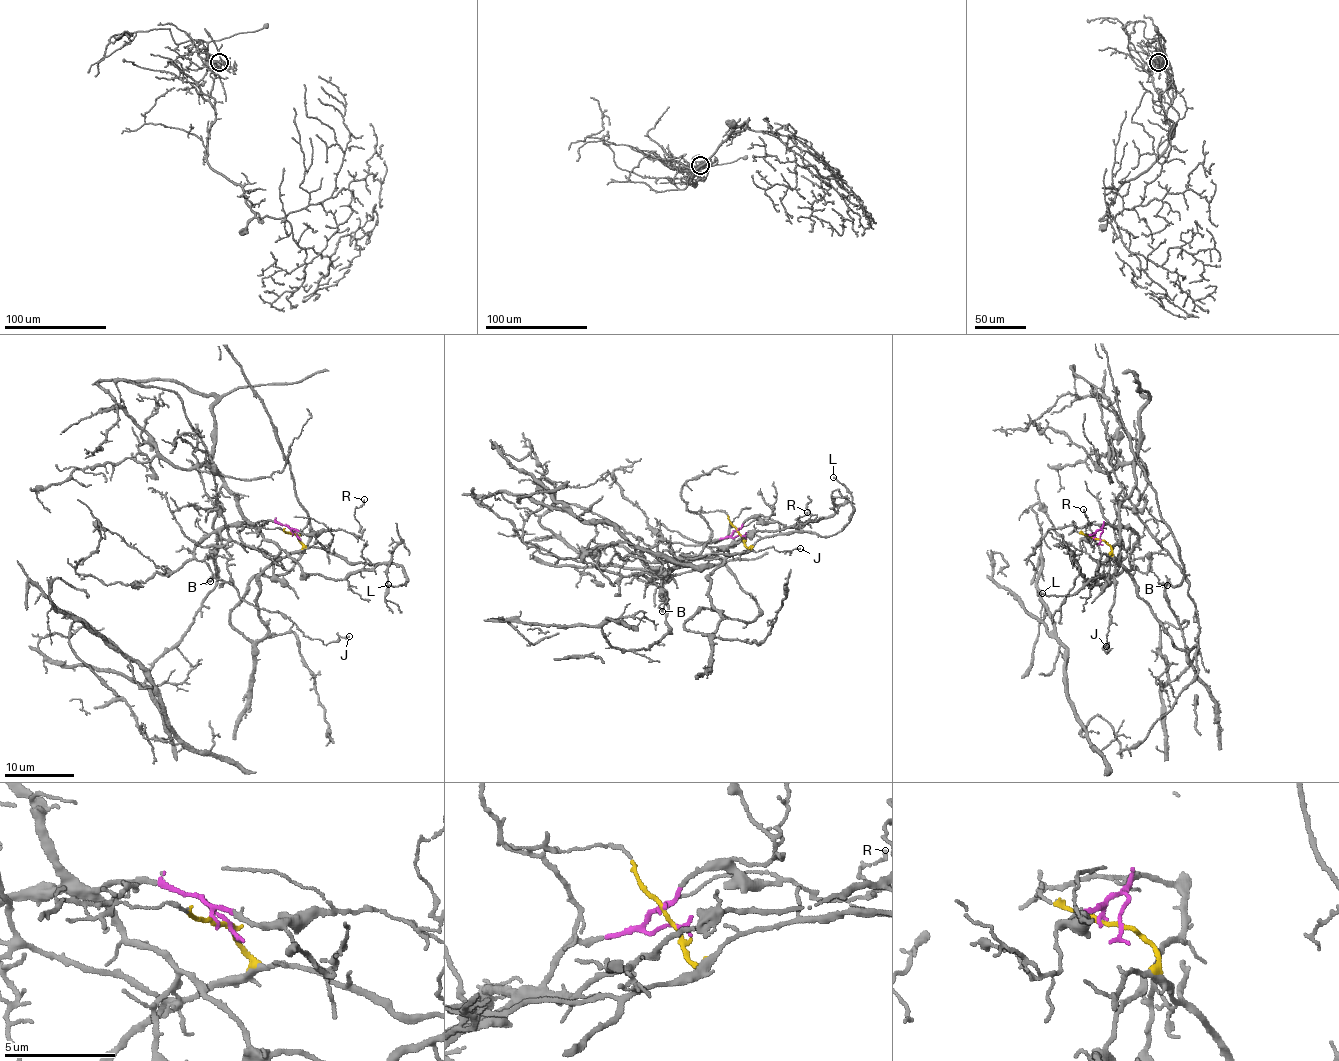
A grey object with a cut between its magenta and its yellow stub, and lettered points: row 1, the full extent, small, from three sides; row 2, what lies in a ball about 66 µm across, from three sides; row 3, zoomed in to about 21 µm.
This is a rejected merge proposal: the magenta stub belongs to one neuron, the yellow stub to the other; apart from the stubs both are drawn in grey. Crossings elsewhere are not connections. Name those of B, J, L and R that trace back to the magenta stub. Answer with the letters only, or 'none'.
B, J, R

